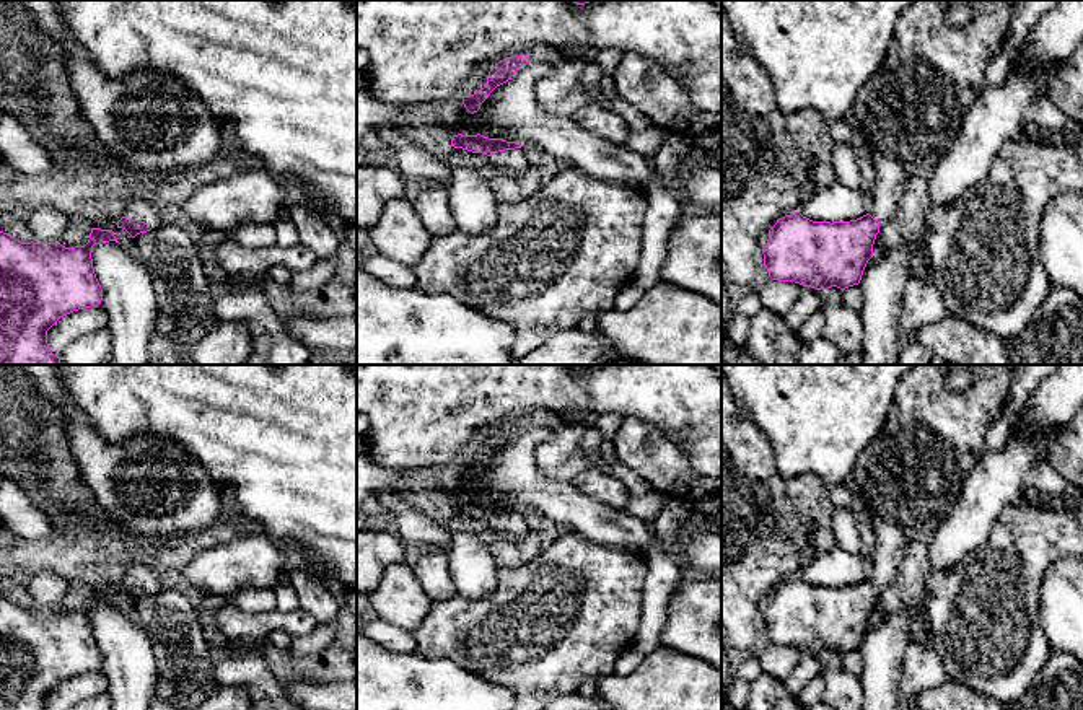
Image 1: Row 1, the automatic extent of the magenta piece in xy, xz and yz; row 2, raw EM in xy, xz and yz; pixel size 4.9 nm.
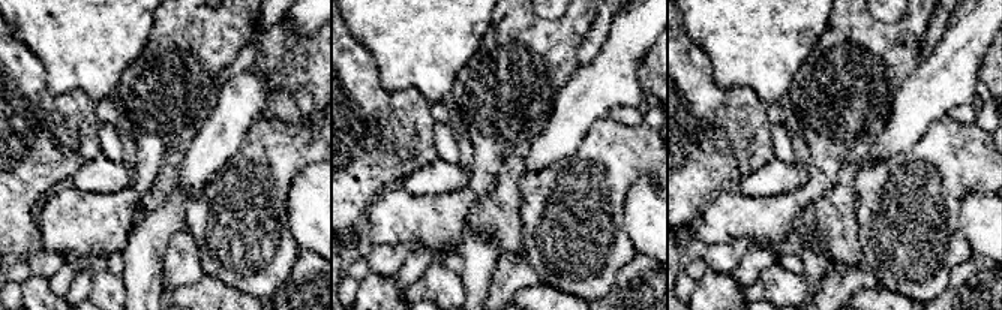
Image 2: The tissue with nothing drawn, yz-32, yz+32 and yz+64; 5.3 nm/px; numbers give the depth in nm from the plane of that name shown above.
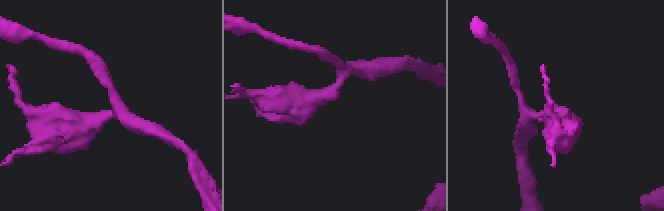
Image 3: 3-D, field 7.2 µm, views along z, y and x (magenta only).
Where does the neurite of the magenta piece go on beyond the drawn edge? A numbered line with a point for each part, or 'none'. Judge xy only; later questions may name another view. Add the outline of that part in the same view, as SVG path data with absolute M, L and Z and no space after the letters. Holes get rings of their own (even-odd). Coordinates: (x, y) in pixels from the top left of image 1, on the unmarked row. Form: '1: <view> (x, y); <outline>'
1: xy (150, 487); M23 365L37 392L57 409L65 423L65 438L78 466L81 484L96 503L121 528L125 547L117 559L125 567L124 581L145 586L151 594L160 591L168 578L160 570L155 550L174 547L178 539L213 526L221 511L221 487L205 467L173 440L151 433L137 435L121 445L109 445L91 427L65 392L55 365Z

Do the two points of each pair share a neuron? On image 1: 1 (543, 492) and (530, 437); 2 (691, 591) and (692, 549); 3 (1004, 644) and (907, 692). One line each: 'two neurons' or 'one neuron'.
1: one neuron
2: two neurons
3: two neurons

